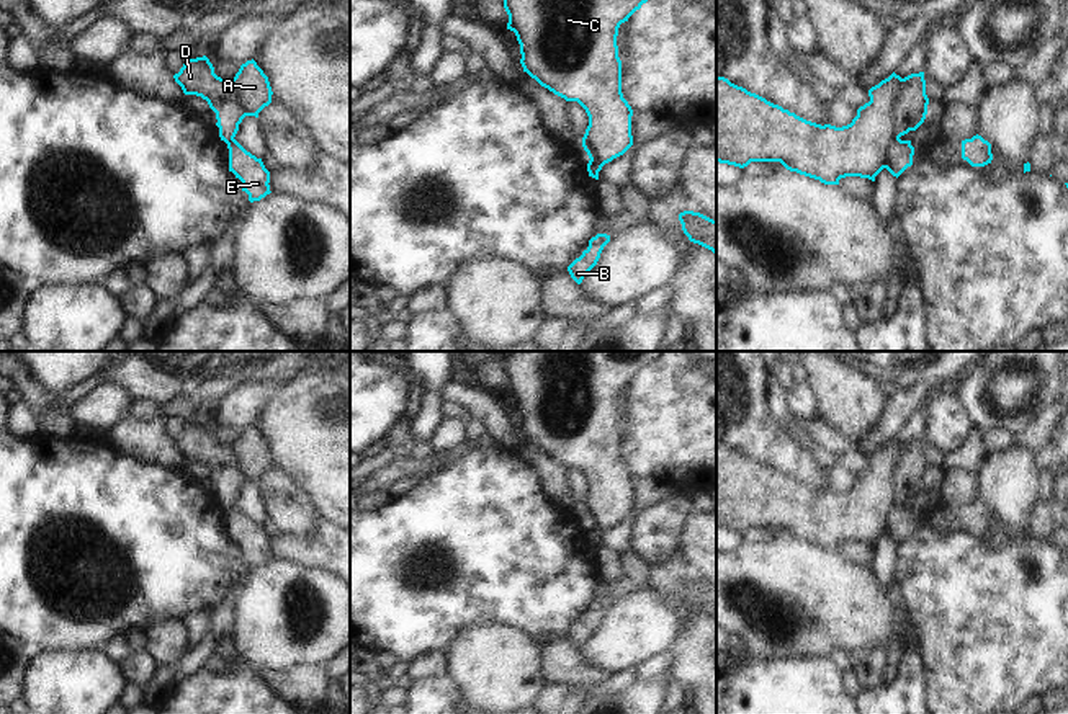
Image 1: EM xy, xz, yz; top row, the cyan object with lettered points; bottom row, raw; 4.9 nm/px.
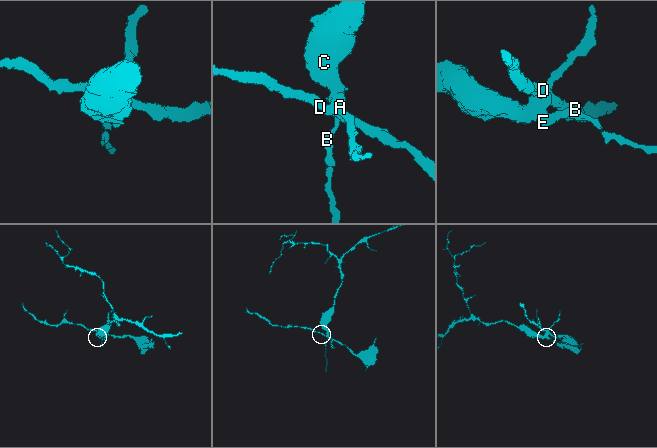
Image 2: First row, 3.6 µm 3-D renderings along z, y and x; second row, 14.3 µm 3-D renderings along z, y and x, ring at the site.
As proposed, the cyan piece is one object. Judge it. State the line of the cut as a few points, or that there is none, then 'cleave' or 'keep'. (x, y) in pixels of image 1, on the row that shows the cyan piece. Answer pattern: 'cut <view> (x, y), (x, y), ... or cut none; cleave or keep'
cut yz (903, 79), (893, 110), (893, 136), (897, 139); cleave

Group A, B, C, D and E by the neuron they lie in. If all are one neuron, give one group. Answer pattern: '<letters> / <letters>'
A B C E / D

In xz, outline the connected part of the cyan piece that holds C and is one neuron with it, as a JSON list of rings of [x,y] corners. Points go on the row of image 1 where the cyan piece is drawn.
[[[504,0],[507,29],[520,44],[523,72],[566,101],[577,101],[589,116],[582,147],[602,167],[633,145],[633,109],[622,93],[617,36],[622,23],[648,0]]]

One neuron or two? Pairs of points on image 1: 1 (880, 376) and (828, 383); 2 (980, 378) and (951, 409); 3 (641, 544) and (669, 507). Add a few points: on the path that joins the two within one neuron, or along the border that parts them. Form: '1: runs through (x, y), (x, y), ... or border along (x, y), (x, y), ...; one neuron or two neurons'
1: runs through (867, 378), (859, 383), (841, 383); one neuron
2: border along (955, 394), (973, 423); two neurons
3: runs through (651, 535), (668, 517); one neuron

